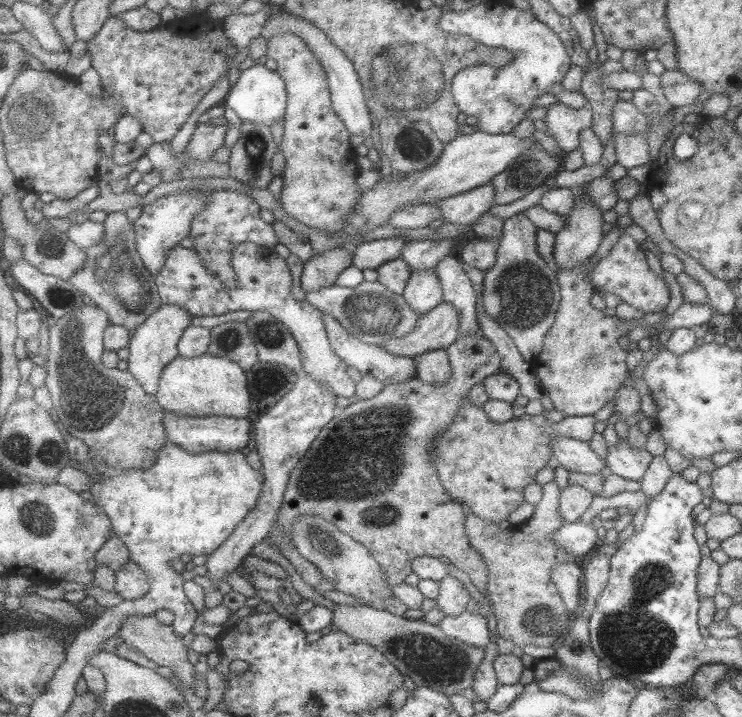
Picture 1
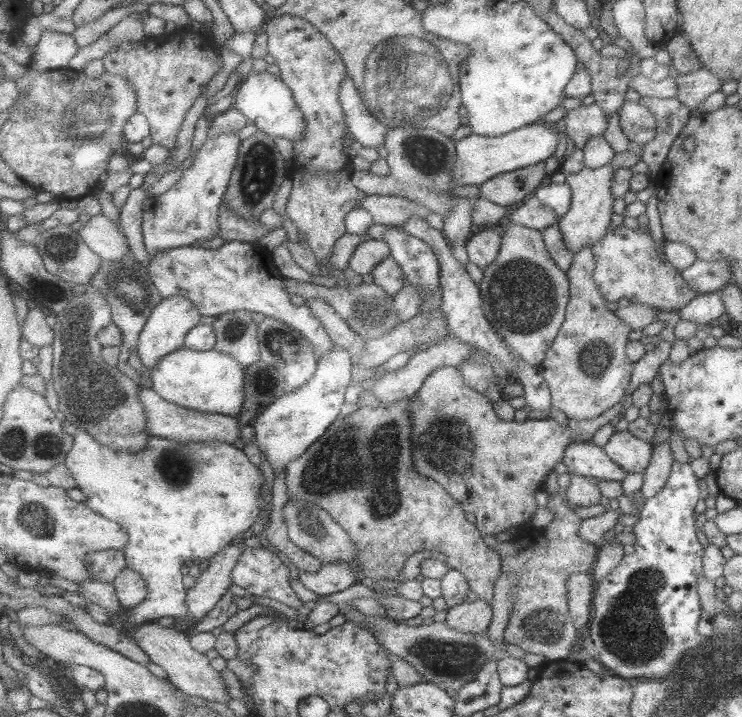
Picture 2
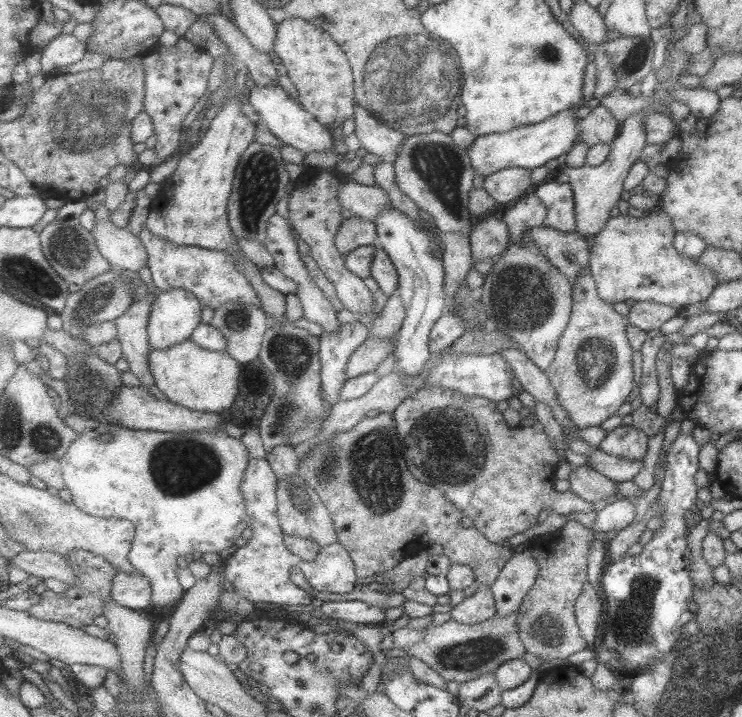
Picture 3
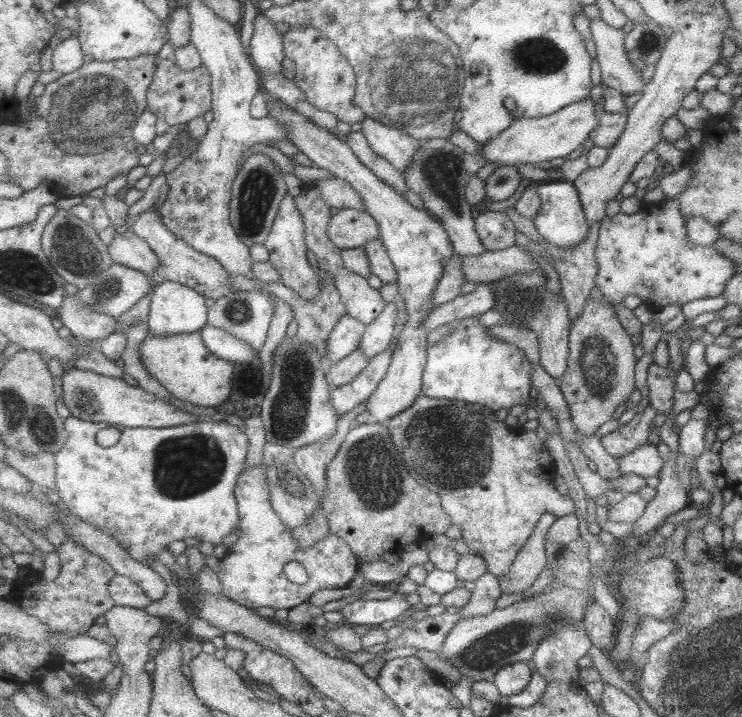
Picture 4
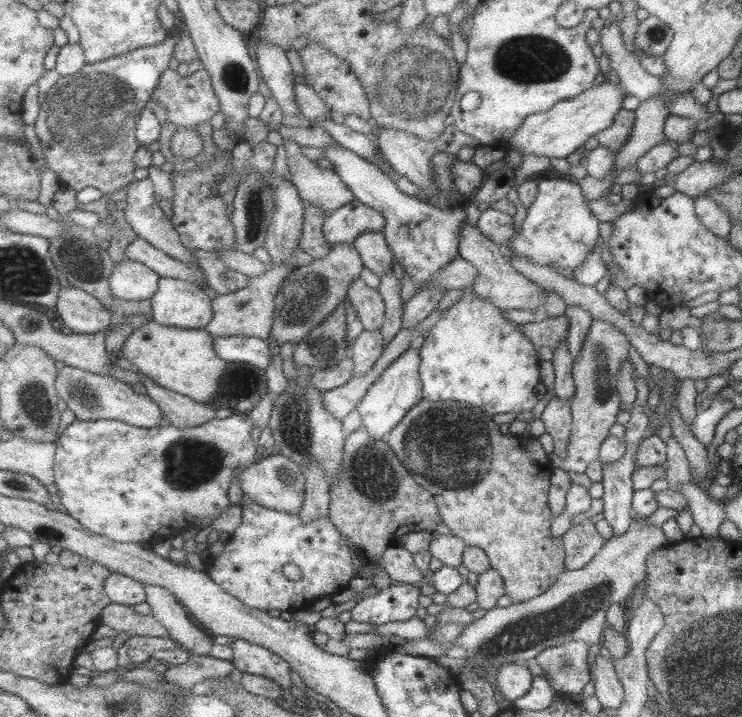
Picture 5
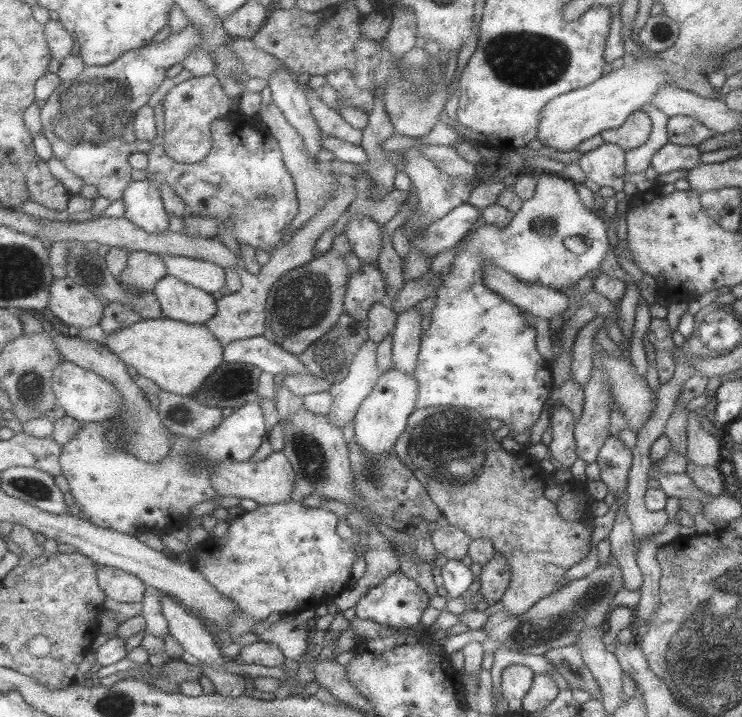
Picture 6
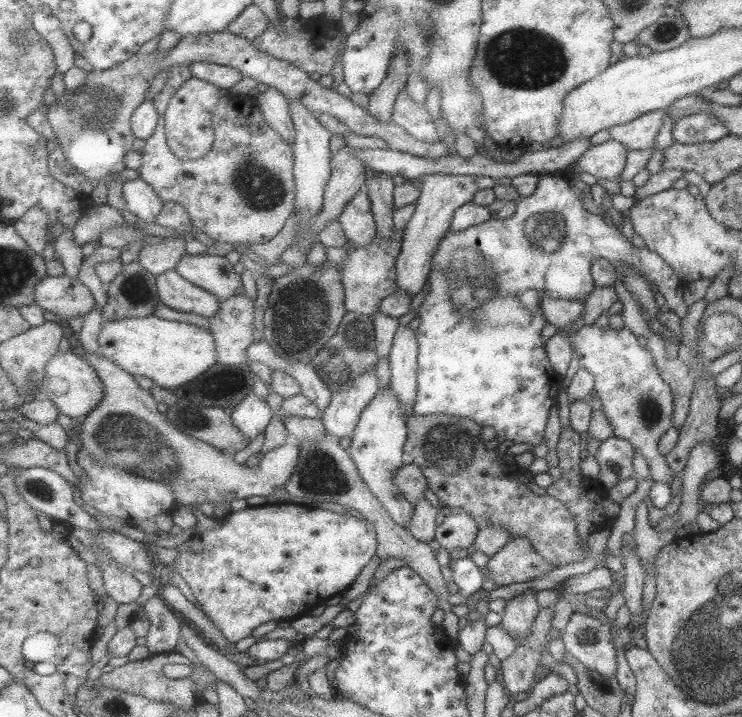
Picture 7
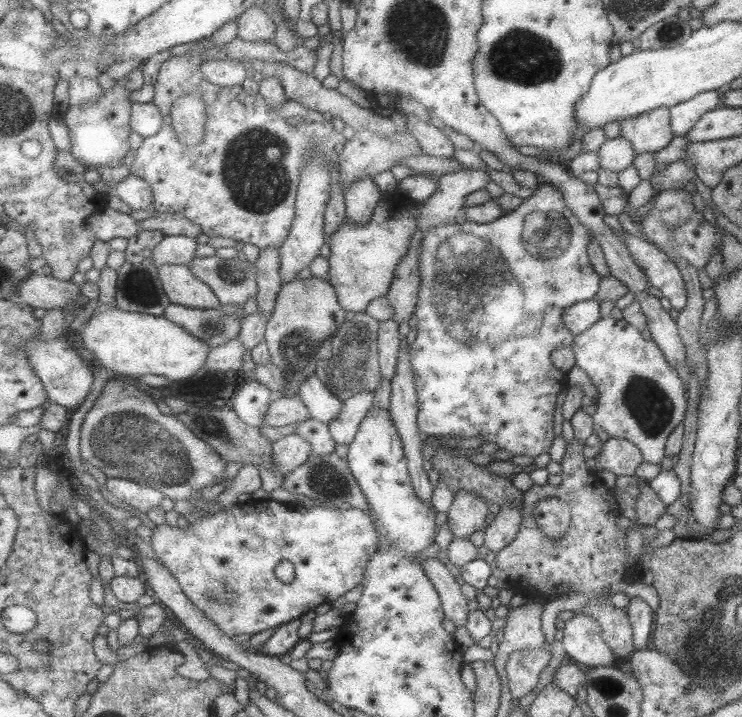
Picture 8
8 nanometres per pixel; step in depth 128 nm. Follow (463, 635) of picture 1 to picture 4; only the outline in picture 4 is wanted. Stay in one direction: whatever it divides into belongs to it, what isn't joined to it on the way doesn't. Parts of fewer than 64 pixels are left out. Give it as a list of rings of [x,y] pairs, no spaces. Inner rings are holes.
[[[487,571],[474,580],[469,600],[459,608],[459,613],[463,619],[485,616],[495,609],[500,594],[498,577]]]

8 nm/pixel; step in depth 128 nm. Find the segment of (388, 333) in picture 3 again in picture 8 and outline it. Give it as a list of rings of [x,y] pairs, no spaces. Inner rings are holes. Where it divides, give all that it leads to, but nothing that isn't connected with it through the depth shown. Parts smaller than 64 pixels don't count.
[[[365,389],[345,399],[339,416],[330,422],[336,443],[350,445],[359,432],[363,419],[375,407],[376,391]]]

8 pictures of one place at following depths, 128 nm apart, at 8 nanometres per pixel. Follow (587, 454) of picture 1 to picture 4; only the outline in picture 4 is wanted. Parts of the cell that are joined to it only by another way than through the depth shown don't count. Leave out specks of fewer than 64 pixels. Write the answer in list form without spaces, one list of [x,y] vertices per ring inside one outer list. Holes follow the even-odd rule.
[[[646,442],[643,446],[616,458],[617,470],[625,474],[638,474],[645,477],[657,477],[662,467],[656,446]]]

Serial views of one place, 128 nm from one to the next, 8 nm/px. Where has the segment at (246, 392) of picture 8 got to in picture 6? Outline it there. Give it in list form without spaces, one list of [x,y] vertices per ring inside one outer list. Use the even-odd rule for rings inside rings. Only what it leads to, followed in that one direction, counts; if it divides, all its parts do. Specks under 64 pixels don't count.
[[[250,402],[243,408],[228,412],[228,417],[211,432],[200,437],[176,434],[172,442],[170,455],[158,463],[150,463],[133,456],[127,449],[116,449],[107,438],[108,432],[103,422],[86,423],[74,436],[63,445],[60,456],[62,474],[68,482],[70,493],[74,497],[76,507],[83,512],[93,524],[103,528],[109,528],[123,534],[139,535],[141,533],[154,532],[157,534],[171,533],[173,530],[187,525],[190,512],[194,506],[207,500],[214,500],[218,493],[211,482],[214,464],[238,460],[250,461],[255,452],[261,448],[263,441],[267,440],[266,415],[261,403]]]

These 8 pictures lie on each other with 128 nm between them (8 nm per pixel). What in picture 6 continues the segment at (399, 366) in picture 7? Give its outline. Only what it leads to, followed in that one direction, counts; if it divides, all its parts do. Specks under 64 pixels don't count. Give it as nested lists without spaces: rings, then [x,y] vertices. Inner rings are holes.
[[[414,306],[398,313],[398,323],[393,332],[395,367],[406,373],[413,373],[420,348],[421,313]]]

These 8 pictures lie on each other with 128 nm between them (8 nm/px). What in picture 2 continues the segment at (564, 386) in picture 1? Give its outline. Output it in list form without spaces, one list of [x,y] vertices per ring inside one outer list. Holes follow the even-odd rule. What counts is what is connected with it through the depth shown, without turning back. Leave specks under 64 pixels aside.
[[[591,246],[583,247],[579,249],[579,252],[573,253],[573,262],[565,270],[569,288],[564,319],[559,325],[557,336],[545,352],[545,358],[536,366],[550,392],[550,406],[563,412],[567,419],[594,419],[603,411],[617,404],[623,399],[624,390],[632,371],[632,362],[626,357],[628,334],[632,329],[618,316],[615,316],[614,312],[606,309],[606,300],[601,296],[592,280],[593,270],[594,257]]]

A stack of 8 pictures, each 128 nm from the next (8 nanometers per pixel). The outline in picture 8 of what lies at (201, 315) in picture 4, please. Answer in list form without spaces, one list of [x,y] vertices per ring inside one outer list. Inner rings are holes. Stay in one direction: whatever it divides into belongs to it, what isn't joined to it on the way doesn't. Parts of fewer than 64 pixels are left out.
[[[163,265],[159,273],[172,303],[189,308],[218,308],[222,305],[213,289],[195,277],[188,265]]]

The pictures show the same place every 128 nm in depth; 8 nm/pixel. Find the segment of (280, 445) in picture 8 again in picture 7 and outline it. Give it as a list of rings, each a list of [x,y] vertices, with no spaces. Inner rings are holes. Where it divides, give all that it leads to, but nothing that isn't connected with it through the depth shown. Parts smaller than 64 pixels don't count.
[[[81,351],[80,354],[85,360],[90,361],[91,365],[94,365],[106,388],[106,395],[102,403],[91,414],[82,419],[80,435],[82,446],[91,452],[96,461],[103,463],[106,467],[123,467],[143,476],[143,478],[157,480],[173,486],[173,492],[176,493],[183,505],[199,505],[203,502],[209,502],[217,506],[218,504],[225,504],[227,500],[235,505],[240,505],[244,499],[251,498],[251,496],[265,496],[270,499],[272,494],[275,494],[275,490],[285,490],[285,486],[291,481],[299,464],[298,441],[292,440],[285,446],[266,452],[260,462],[253,467],[247,466],[245,463],[235,463],[233,454],[227,454],[214,444],[183,432],[183,429],[167,418],[166,413],[159,412],[157,410],[158,400],[155,400],[153,393],[149,392],[150,389],[141,388],[139,382],[130,372],[109,360],[100,351],[94,354]]]

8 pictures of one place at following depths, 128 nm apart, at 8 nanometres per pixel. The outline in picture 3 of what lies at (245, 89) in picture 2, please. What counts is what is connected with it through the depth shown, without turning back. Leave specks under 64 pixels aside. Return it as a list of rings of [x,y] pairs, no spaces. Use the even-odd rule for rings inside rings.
[[[257,85],[251,86],[247,102],[261,115],[261,125],[266,127],[275,137],[278,137],[284,144],[300,150],[303,154],[309,152],[325,152],[333,150],[333,135],[331,127],[323,126],[300,101],[295,100],[287,90],[280,85]]]

